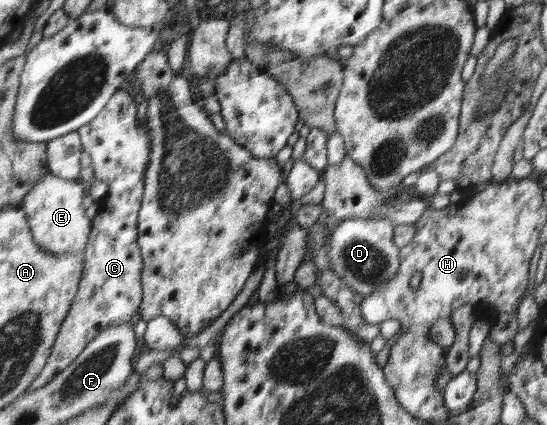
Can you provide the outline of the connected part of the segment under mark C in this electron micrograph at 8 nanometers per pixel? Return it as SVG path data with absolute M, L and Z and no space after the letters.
M126 90L114 94L114 103L98 114L90 127L82 126L79 133L83 151L90 154L93 180L102 180L109 185L101 199L98 213L94 217L94 231L90 233L85 247L85 271L78 287L77 298L72 303L69 315L59 331L53 347L49 365L27 392L48 385L81 354L81 351L114 325L128 323L142 301L140 269L144 269L144 257L140 257L140 246L136 242L138 203L143 202L146 169L150 163L149 131L147 125L138 121L136 105Z

